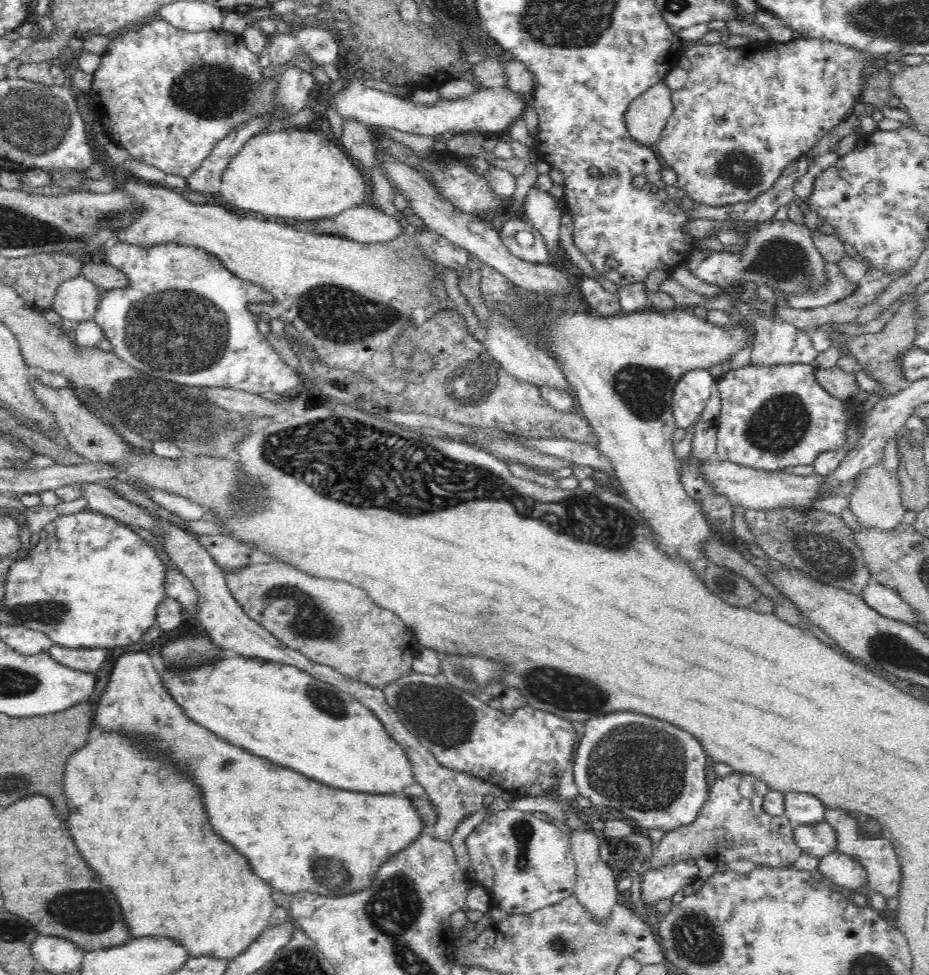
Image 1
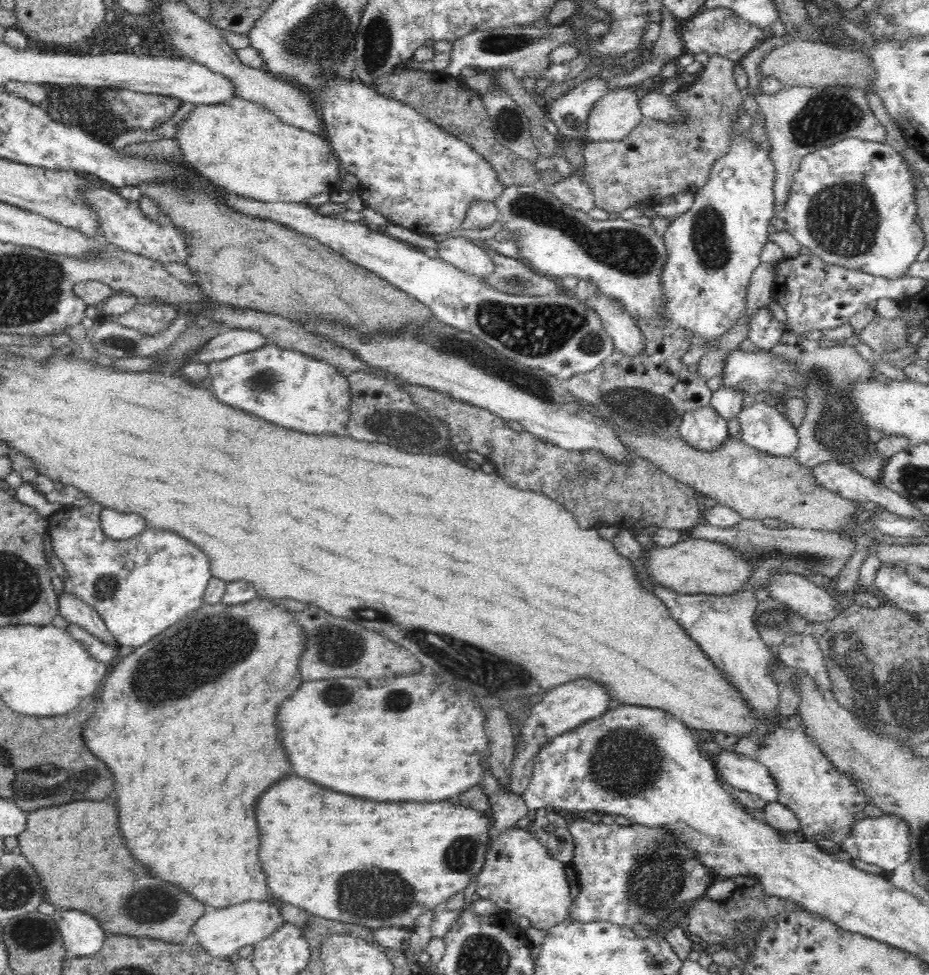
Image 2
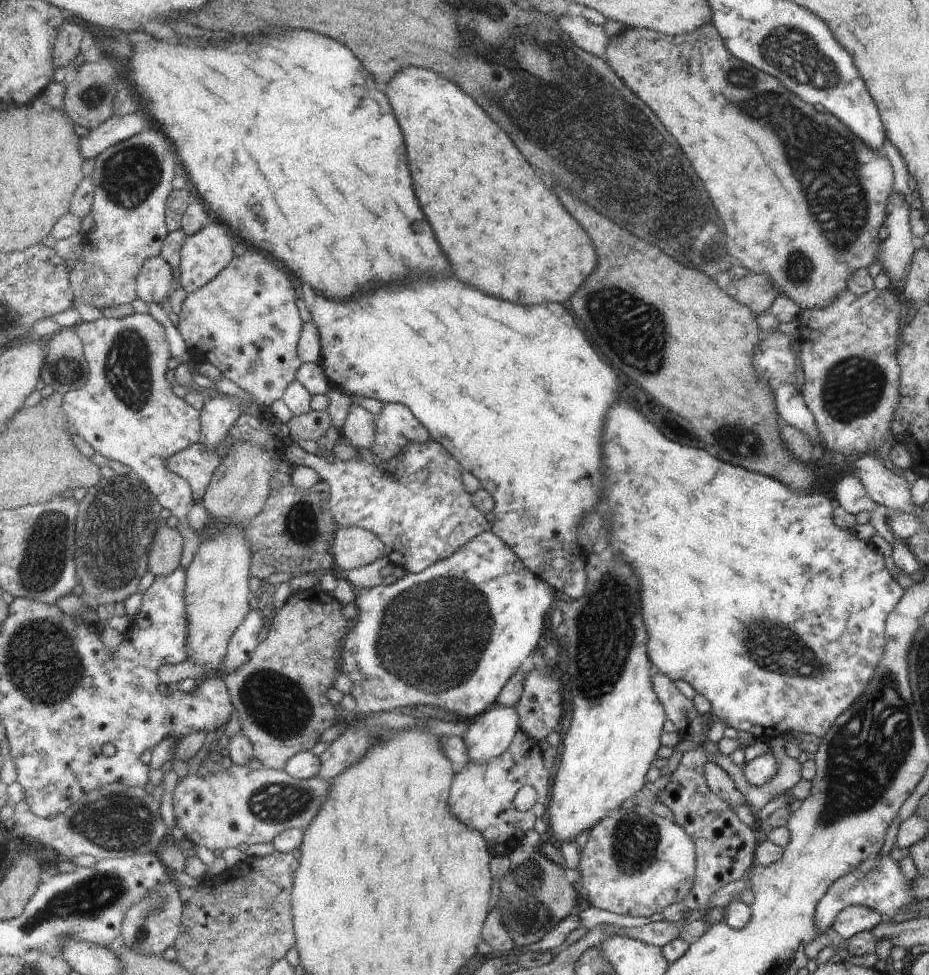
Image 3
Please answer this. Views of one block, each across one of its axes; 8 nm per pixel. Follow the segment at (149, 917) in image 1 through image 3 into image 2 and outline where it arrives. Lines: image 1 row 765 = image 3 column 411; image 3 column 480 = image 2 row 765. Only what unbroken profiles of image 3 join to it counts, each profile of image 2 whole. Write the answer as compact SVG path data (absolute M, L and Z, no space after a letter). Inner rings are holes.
M257 596L250 602L237 604L237 606L225 606L221 602L218 604L203 604L203 606L192 613L192 616L185 616L178 624L173 624L160 634L154 636L148 644L136 648L132 654L120 657L110 666L110 672L103 680L104 686L98 710L94 716L84 722L84 732L82 732L84 744L88 750L96 756L102 764L106 764L112 772L114 780L114 794L116 794L116 812L118 812L118 822L120 822L120 832L126 842L128 852L140 862L152 878L166 880L180 888L182 892L188 892L194 900L202 903L207 909L228 908L250 902L250 900L263 902L272 898L272 891L268 887L266 874L262 872L260 860L258 860L258 846L260 846L260 834L256 828L254 820L254 804L262 790L266 790L270 784L280 780L282 776L290 774L290 764L278 744L276 736L276 710L278 704L298 688L302 682L298 674L298 661L303 649L303 634L300 627L293 619L294 612L289 612L283 606L274 604L272 599ZM198 672L222 672L220 676L212 678L206 684L196 684Z

